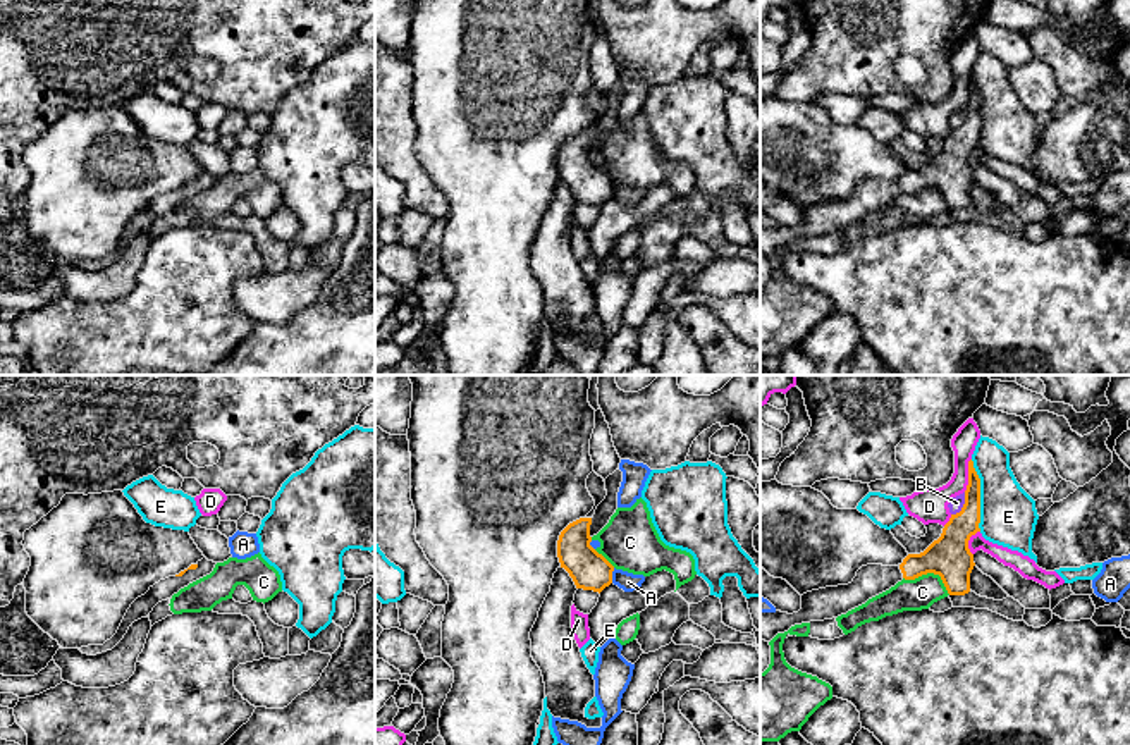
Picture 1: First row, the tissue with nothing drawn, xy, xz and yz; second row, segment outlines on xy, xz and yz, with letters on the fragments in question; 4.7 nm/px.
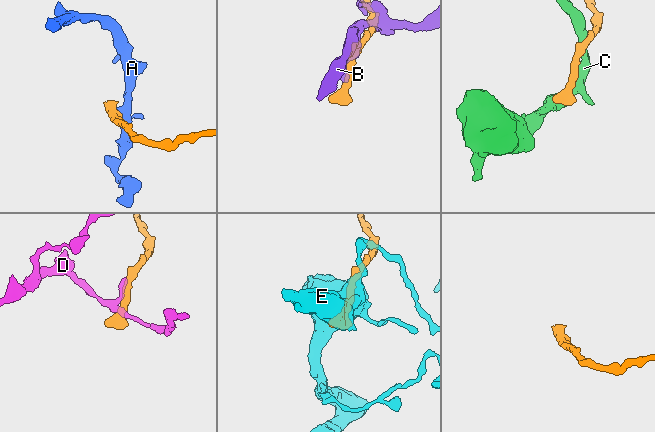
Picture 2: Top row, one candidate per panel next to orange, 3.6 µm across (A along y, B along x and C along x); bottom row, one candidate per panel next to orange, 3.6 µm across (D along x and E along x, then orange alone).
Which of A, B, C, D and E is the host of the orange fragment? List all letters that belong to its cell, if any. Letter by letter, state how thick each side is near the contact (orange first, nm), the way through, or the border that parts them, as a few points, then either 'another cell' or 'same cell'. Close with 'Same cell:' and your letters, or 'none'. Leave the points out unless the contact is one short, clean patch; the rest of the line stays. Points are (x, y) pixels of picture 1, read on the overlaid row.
A: 180 nm thick on the orange side, 90 nm on the other; border along xz (614, 568), (611, 582); another cell
B: 200 nm thick on the orange side, 70 nm on the other; border along yz (965, 492), (965, 503), (951, 515); another cell
C: 200 nm thick on the orange side, 150 nm on the other; another cell
D: 130 nm thick on the orange side, 160 nm on the other; another cell
E: 140 nm thick on the orange side, 260 nm on the other; border along yz (970, 460), (979, 479), (981, 530); another cell
Same cell: none

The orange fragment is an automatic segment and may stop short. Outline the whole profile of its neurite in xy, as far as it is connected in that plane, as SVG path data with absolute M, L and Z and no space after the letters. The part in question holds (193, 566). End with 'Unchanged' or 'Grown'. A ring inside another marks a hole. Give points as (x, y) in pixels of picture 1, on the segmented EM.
M203 557L201 561L191 564L187 570L181 571L179 575L160 580L158 583L150 587L150 590L144 595L138 597L131 604L117 633L110 640L107 640L103 645L88 645L88 647L81 647L79 650L88 656L96 656L112 650L124 638L124 635L127 633L129 626L134 621L150 616L150 613L158 602L172 599L172 595L177 594L181 588L210 575L215 564L217 563Z. Grown

